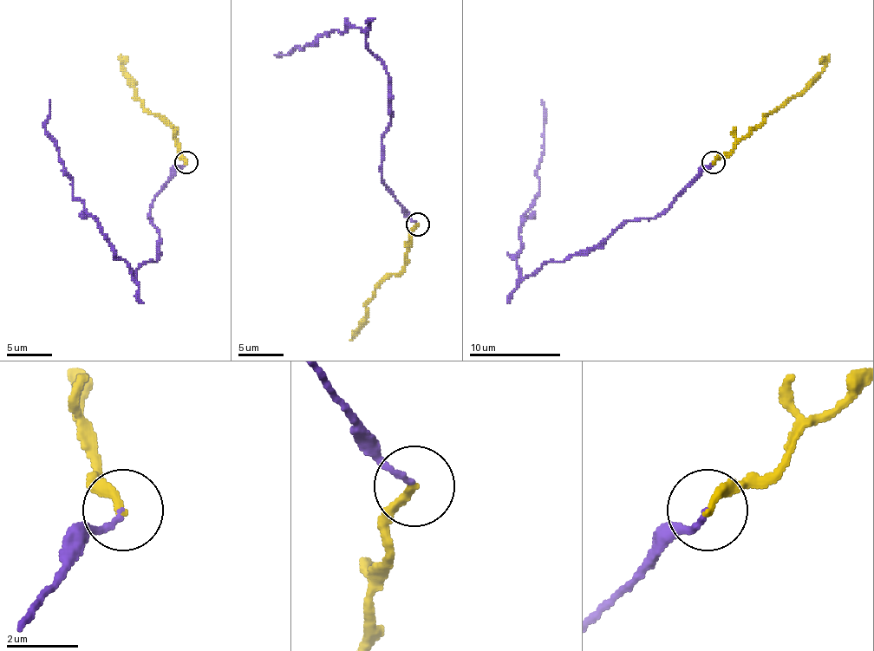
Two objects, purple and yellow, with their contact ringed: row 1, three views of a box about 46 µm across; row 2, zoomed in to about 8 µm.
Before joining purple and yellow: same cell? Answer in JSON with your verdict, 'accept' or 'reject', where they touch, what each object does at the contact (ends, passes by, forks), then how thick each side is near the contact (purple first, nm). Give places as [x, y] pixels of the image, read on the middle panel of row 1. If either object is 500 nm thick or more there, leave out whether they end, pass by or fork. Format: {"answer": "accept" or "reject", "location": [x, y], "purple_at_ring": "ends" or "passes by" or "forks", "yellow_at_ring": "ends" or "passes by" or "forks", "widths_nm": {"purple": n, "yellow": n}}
{"answer": "reject", "location": [417, 224], "purple_at_ring": "ends", "yellow_at_ring": "ends", "widths_nm": {"purple": 150, "yellow": 240}}

